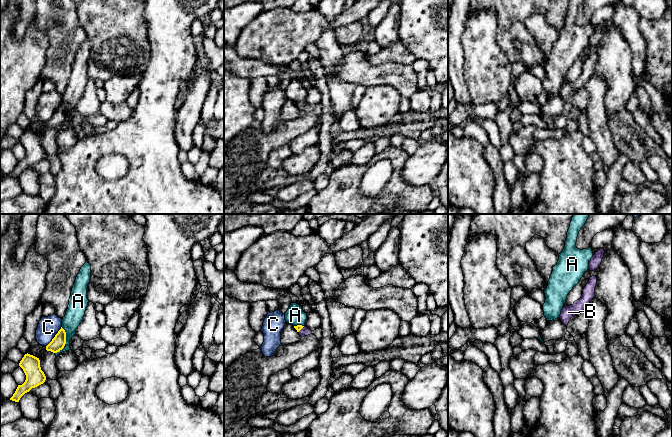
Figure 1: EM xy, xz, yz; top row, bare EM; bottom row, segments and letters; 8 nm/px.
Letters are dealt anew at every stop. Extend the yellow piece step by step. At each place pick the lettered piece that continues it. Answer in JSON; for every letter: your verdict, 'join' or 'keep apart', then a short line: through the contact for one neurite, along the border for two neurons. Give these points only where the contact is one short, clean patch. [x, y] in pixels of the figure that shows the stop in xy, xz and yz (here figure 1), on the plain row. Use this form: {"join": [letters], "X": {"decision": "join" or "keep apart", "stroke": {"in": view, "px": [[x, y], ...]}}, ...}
{"join": ["B"], "A": {"decision": "keep apart"}, "B": {"decision": "join", "stroke": {"in": "xz", "px": [[298, 103], [301, 104], [304, 107]]}}, "C": {"decision": "keep apart", "stroke": {"in": "xy", "px": [[61, 102], [46, 122]]}}}

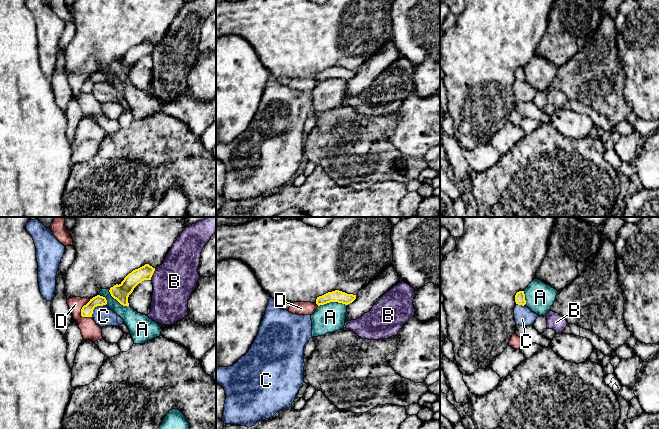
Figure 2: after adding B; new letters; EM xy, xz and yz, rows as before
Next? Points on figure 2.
{"join": [], "A": {"decision": "keep apart", "stroke": {"in": "xz", "px": [[346, 80], [327, 78], [318, 82]]}}, "B": {"decision": "keep apart"}, "C": {"decision": "keep apart"}, "D": {"decision": "keep apart", "stroke": {"in": "xy", "px": [[90, 75], [81, 85], [82, 93]]}}}

